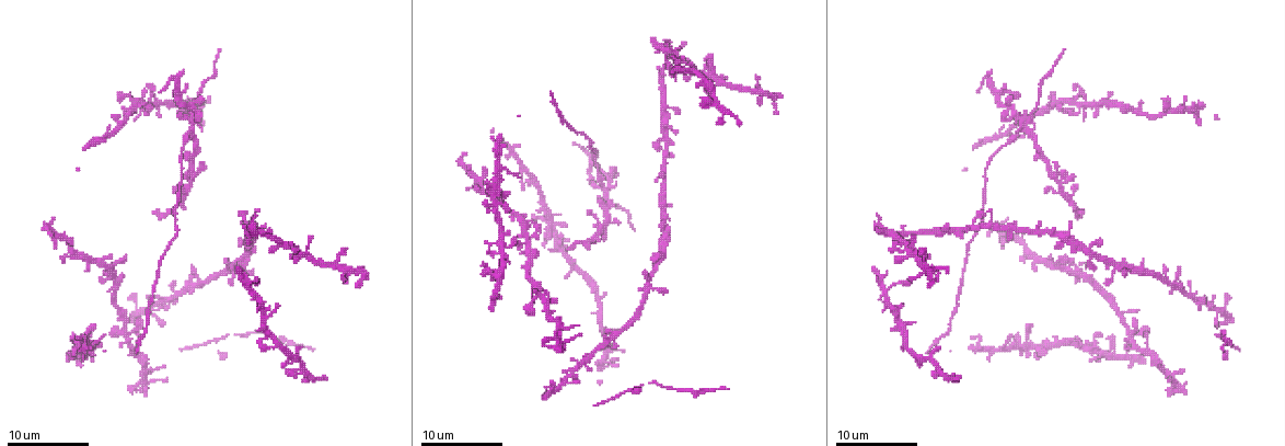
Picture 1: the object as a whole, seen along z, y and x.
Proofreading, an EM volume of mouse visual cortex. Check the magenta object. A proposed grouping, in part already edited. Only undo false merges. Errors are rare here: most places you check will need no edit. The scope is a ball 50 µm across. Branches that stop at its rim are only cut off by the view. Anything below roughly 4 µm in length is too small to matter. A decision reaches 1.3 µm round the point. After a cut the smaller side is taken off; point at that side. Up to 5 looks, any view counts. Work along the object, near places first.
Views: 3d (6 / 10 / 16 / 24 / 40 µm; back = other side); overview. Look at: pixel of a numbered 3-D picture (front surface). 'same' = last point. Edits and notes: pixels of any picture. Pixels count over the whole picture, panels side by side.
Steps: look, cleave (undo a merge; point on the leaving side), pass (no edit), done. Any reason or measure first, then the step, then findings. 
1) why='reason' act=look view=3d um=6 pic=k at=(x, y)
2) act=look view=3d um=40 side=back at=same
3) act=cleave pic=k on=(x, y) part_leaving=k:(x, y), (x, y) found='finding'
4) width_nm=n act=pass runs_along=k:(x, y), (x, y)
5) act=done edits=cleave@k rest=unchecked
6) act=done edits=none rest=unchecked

why='narrows sharply' act=look view=3d um=6 pic=1 at=(151, 300)

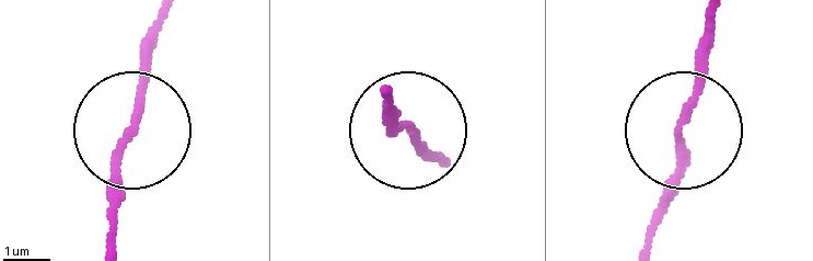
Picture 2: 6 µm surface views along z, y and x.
act=look view=3d um=6 side=back pic=2 at=(134, 123)

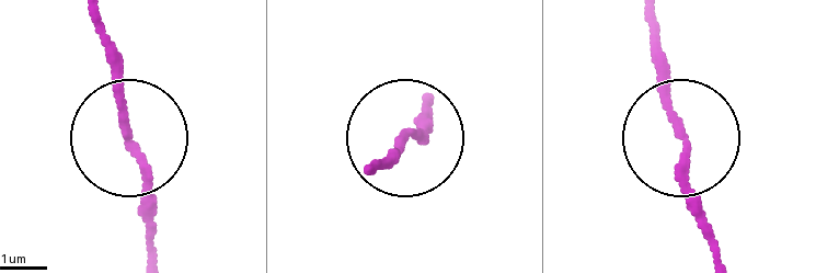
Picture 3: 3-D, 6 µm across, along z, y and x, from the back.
act=pass found='all the same cell'

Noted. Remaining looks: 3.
why='thin neck' act=look view=3d um=16 pic=1 at=(157, 304)

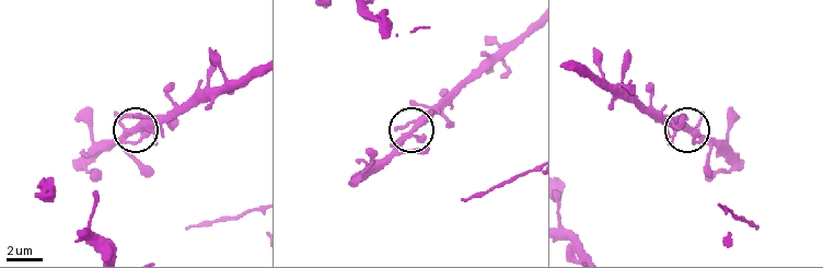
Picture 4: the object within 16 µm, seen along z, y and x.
act=look view=3d um=6 pic=4 at=(691, 128)

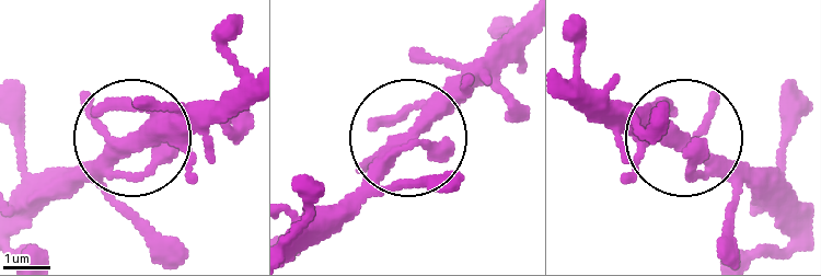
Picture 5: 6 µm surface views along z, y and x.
act=pass runs_along=5:(520, 21), (335, 206) found='continuous, no second cell'

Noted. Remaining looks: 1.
act=look view=3d um=6 pic=1 at=(121, 333)

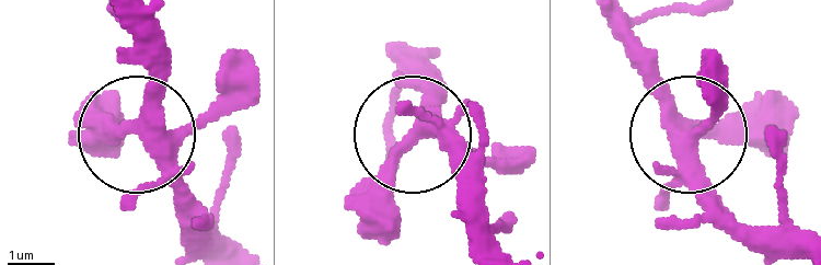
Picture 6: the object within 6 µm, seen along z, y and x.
width_nm=330 act=pass found='continuous, no second cell'

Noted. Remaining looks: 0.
act=done edits=none rest=unchecked

